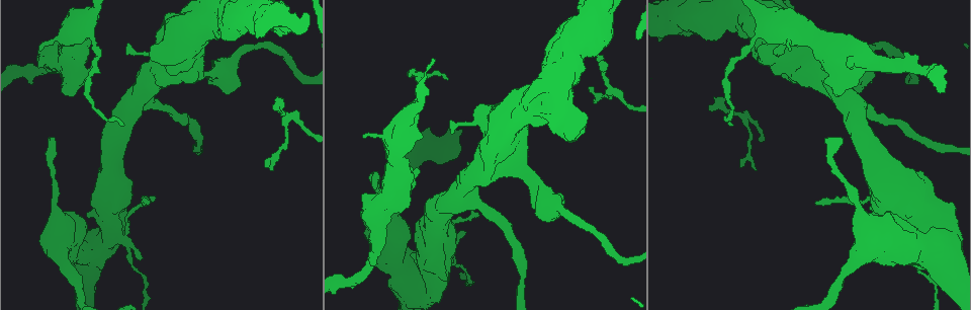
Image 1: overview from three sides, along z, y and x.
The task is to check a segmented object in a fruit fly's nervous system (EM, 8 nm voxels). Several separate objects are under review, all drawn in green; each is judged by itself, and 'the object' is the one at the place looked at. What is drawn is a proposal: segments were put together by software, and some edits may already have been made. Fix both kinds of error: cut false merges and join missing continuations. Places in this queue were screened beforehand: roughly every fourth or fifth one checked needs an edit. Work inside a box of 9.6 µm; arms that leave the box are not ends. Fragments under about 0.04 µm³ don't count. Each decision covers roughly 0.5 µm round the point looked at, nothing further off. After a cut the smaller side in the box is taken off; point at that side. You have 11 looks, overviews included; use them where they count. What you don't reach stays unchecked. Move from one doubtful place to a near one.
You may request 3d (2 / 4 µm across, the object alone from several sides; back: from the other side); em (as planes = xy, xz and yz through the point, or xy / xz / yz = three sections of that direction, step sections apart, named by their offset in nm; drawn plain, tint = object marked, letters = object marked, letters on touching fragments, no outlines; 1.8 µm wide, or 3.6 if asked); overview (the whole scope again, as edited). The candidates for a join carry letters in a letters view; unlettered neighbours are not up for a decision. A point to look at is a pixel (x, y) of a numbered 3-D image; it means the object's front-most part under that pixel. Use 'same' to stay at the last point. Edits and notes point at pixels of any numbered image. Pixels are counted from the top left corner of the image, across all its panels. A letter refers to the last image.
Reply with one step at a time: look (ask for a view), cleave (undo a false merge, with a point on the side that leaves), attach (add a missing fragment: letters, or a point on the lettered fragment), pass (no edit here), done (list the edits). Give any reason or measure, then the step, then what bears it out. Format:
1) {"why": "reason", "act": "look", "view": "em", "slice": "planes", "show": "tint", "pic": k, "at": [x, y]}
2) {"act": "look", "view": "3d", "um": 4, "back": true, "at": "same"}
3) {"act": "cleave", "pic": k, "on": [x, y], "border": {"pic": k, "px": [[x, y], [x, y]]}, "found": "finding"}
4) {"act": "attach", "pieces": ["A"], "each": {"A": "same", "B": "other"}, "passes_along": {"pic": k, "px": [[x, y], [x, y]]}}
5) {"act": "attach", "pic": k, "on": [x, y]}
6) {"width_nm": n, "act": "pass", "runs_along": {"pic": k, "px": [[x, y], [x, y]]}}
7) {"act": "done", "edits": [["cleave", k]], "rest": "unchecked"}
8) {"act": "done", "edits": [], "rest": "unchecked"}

{"why": "thick turns thin", "act": "look", "view": "em", "um": 3.6, "slice": "planes", "show": "letters", "pic": 1, "at": [119, 237]}

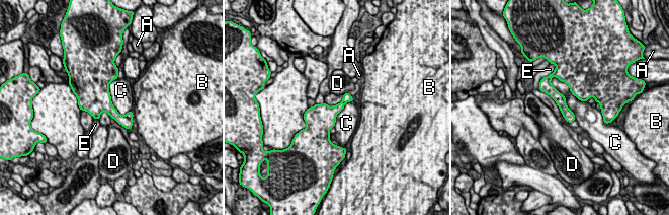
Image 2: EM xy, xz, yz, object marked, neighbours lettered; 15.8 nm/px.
{"longest_contact_nm": ["C", 800], "act": "cleave", "pic": 2, "on": [129, 115], "each": {"A": "other", "B": "other", "C": "other", "D": "other", "E": "other"}, "border": {"pic": 2, "px": [[124, 116], [131, 119]]}, "found": "two neurons meet here"}

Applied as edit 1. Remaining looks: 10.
{"why": "branch stops here", "act": "look", "view": "em", "slice": "planes", "show": "letters", "pic": 1, "at": [843, 138]}

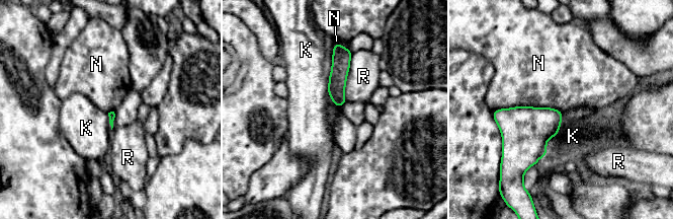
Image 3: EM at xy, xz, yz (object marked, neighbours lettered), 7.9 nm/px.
{"act": "pass", "each": {"K": "other", "N": "other", "R": "other"}, "runs_along": {"pic": 3, "px": [[340, 49], [338, 103]]}, "found": "none of them fits"}

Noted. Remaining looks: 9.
{"why": "an open end", "act": "look", "view": "em", "slice": "xy", "step": 16, "show": "tint", "pic": 1, "at": [127, 43]}

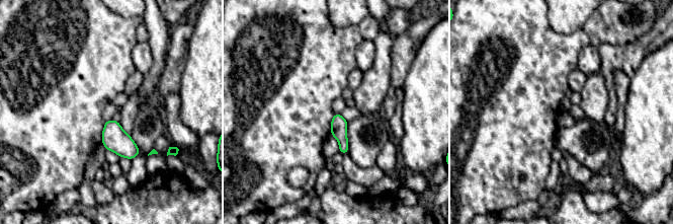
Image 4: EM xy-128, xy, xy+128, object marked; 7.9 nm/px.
{"act": "look", "view": "em", "slice": "planes", "show": "letters", "at": "same"}

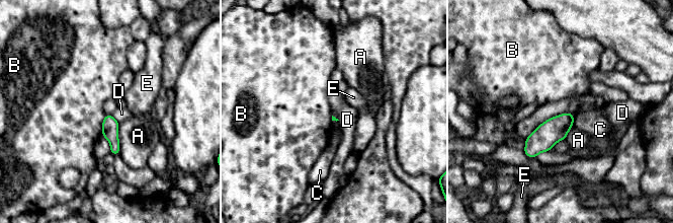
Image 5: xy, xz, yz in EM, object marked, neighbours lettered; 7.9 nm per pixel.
{"act": "pass", "each": {"A": "other", "B": "other", "C": "other", "D": "other", "E": "other"}, "border": {"pic": 5, "px": [[105, 115], [102, 121], [101, 135]]}, "found": "no lettered fragment goes on from it"}

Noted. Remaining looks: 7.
{"act": "done", "edits": [["cleave", 2]], "rest": "unchecked"}

